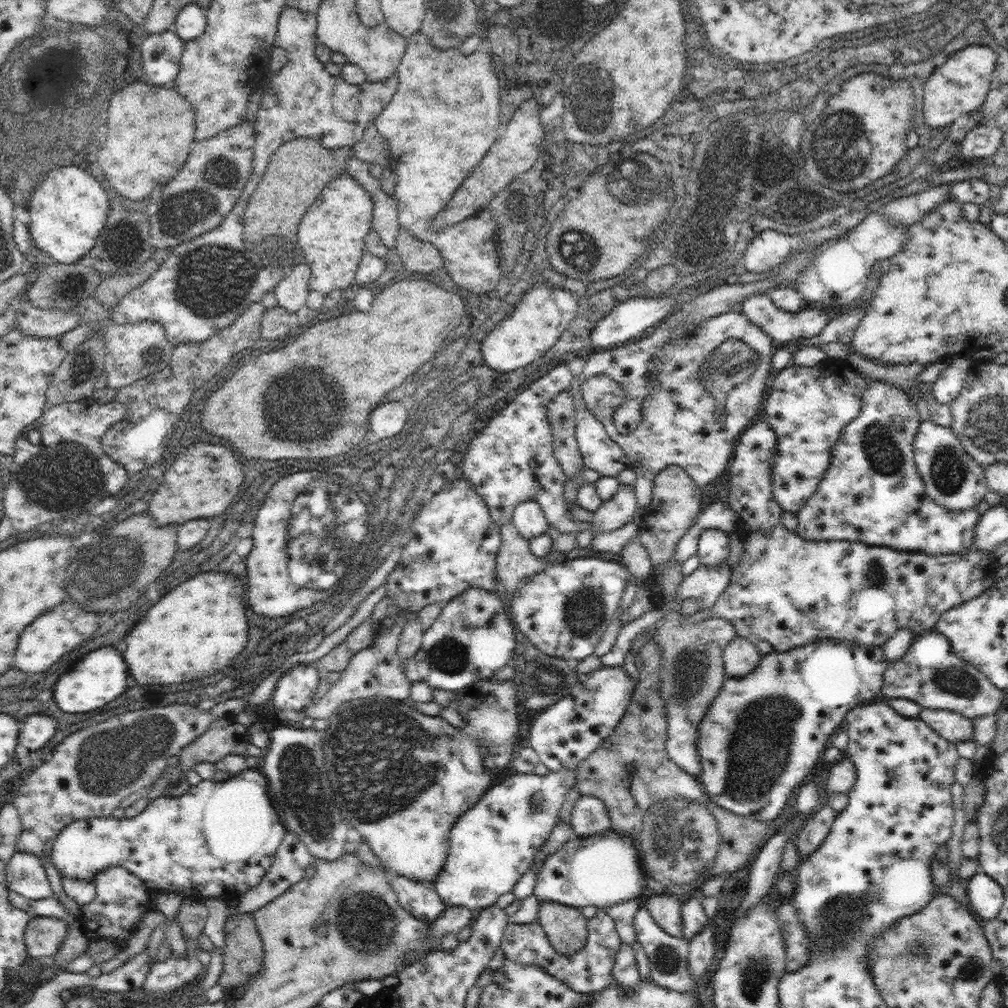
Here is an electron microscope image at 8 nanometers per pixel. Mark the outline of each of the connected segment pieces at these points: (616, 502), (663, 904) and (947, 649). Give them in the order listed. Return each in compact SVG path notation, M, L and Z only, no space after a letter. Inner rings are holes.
M619 484L616 495L610 500L603 501L596 510L591 529L575 533L577 547L590 548L597 532L614 532L629 523L633 519L637 507L634 487Z
M653 894L650 900L646 898L646 908L653 916L653 919L660 925L660 928L680 938L683 936L683 922L681 917L682 898L674 894Z
M938 632L917 636L910 650L896 660L888 661L882 681L882 698L908 699L923 709L948 710L970 720L998 713L1004 692L986 678L975 666L970 666L951 648L949 640Z

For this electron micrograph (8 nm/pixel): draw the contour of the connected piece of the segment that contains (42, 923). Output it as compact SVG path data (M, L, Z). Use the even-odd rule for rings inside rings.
M32 916L25 928L25 943L30 957L51 957L62 946L69 929L64 919Z

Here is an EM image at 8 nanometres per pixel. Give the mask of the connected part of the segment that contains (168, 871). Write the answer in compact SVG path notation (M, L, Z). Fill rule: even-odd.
M248 768L220 782L202 779L179 797L168 794L158 796L132 818L110 816L72 821L53 840L50 860L61 876L68 878L93 883L99 870L121 866L144 883L154 882L160 892L178 890L184 898L194 897L201 902L210 897L229 902L238 899L262 880L287 834L288 830L271 801L268 779L259 768Z

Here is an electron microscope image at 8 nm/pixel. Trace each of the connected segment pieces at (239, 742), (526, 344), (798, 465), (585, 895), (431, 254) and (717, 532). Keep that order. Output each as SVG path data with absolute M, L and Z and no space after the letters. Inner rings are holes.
M231 717L216 719L204 734L196 737L180 752L176 772L194 769L194 766L201 762L215 764L230 754L246 757L248 742L248 727L235 722Z
M549 282L529 288L516 304L514 312L502 320L482 342L482 360L500 372L512 372L544 356L559 341L578 310L578 299L567 288L555 288Z
M793 362L780 371L766 394L763 410L777 436L777 459L771 468L772 494L784 511L800 512L808 498L816 493L843 428L860 414L862 403L858 394L876 381L861 374L858 386L836 388L832 372L832 364L798 366Z
M614 829L606 832L596 832L590 836L577 836L572 841L564 843L552 856L546 857L542 868L537 872L535 889L533 894L541 902L552 901L566 906L582 909L583 906L596 906L605 909L612 905L638 898L642 892L642 886L646 886L648 880L643 864L639 857L638 847L628 834L618 833Z
M402 228L398 231L395 246L408 271L435 274L435 270L443 268L441 254L431 242L418 241Z
M720 529L703 530L697 544L697 555L701 564L707 567L726 562L729 555L727 532Z

